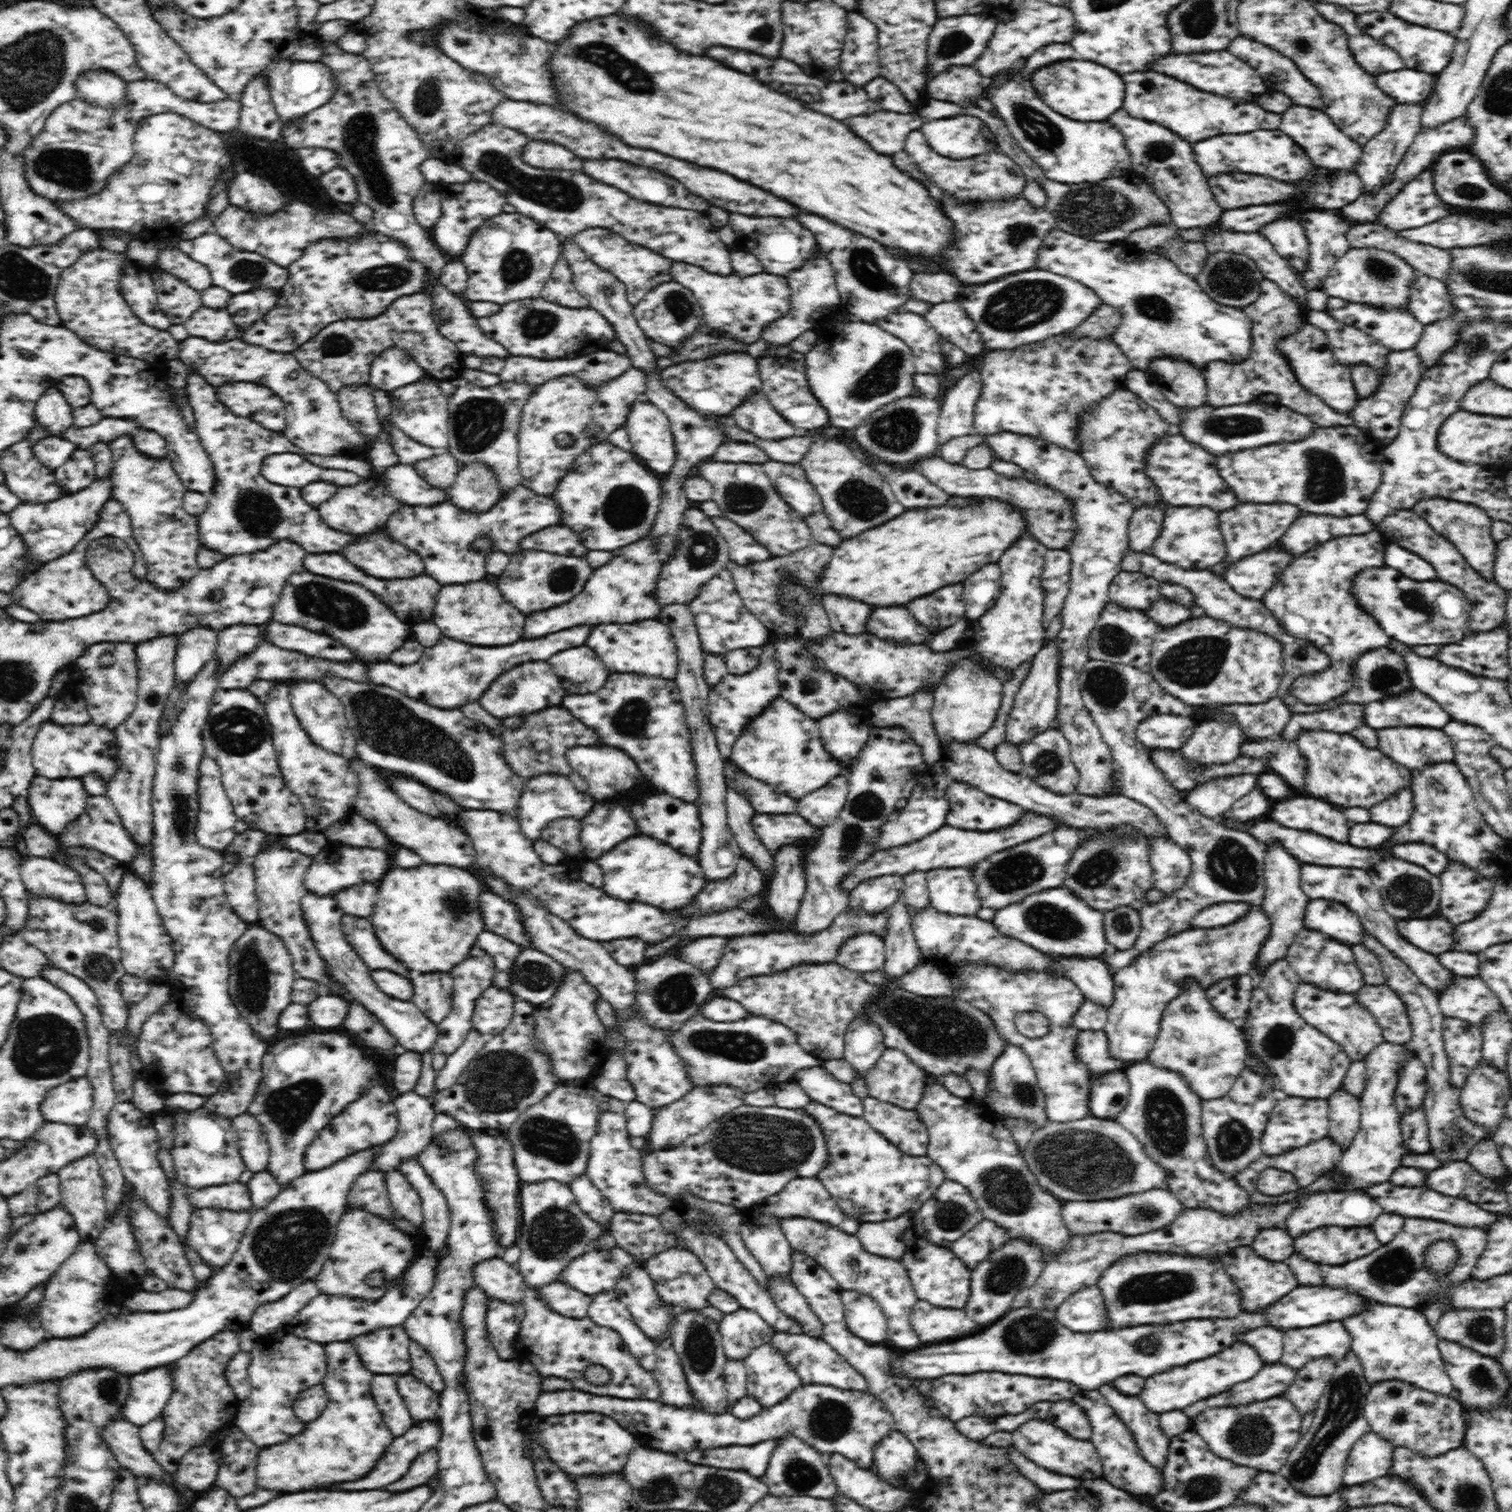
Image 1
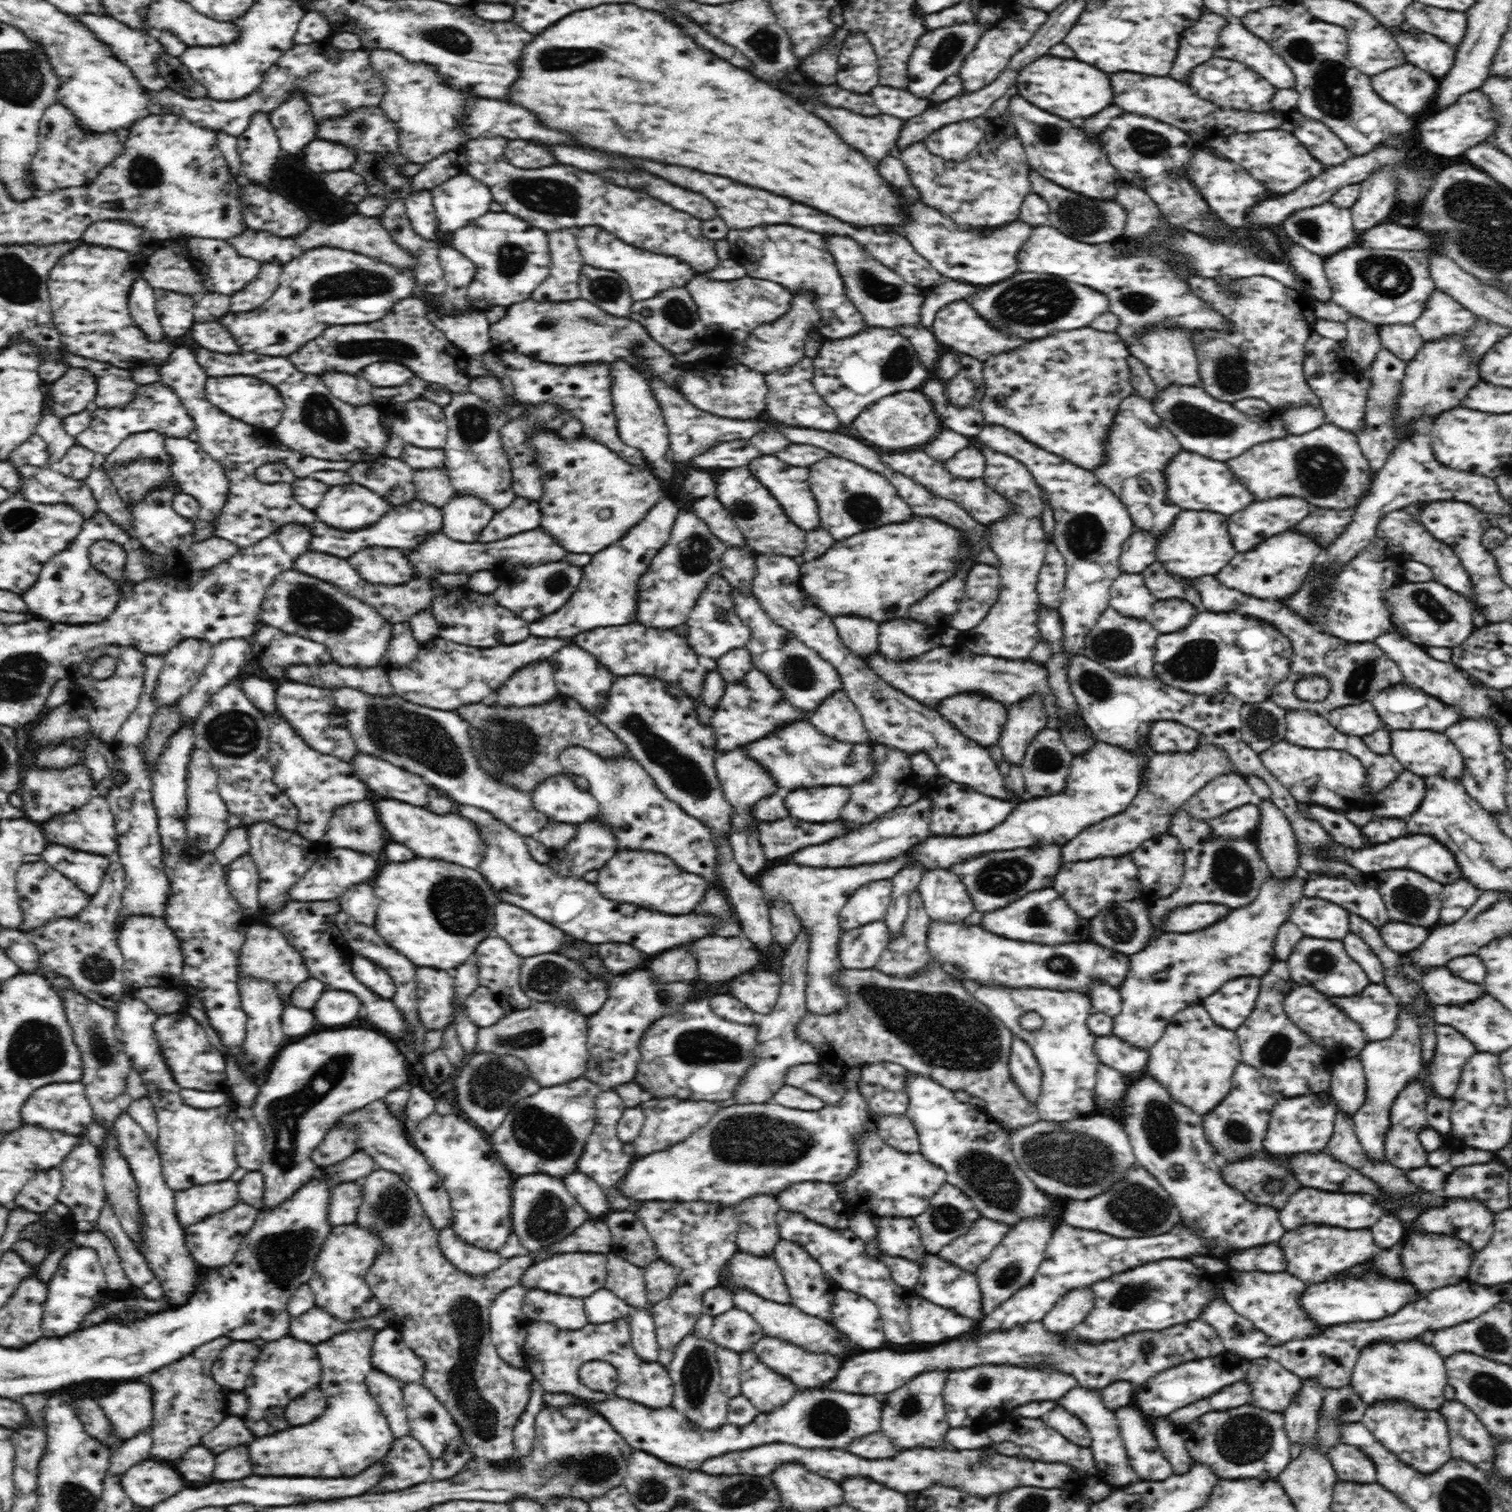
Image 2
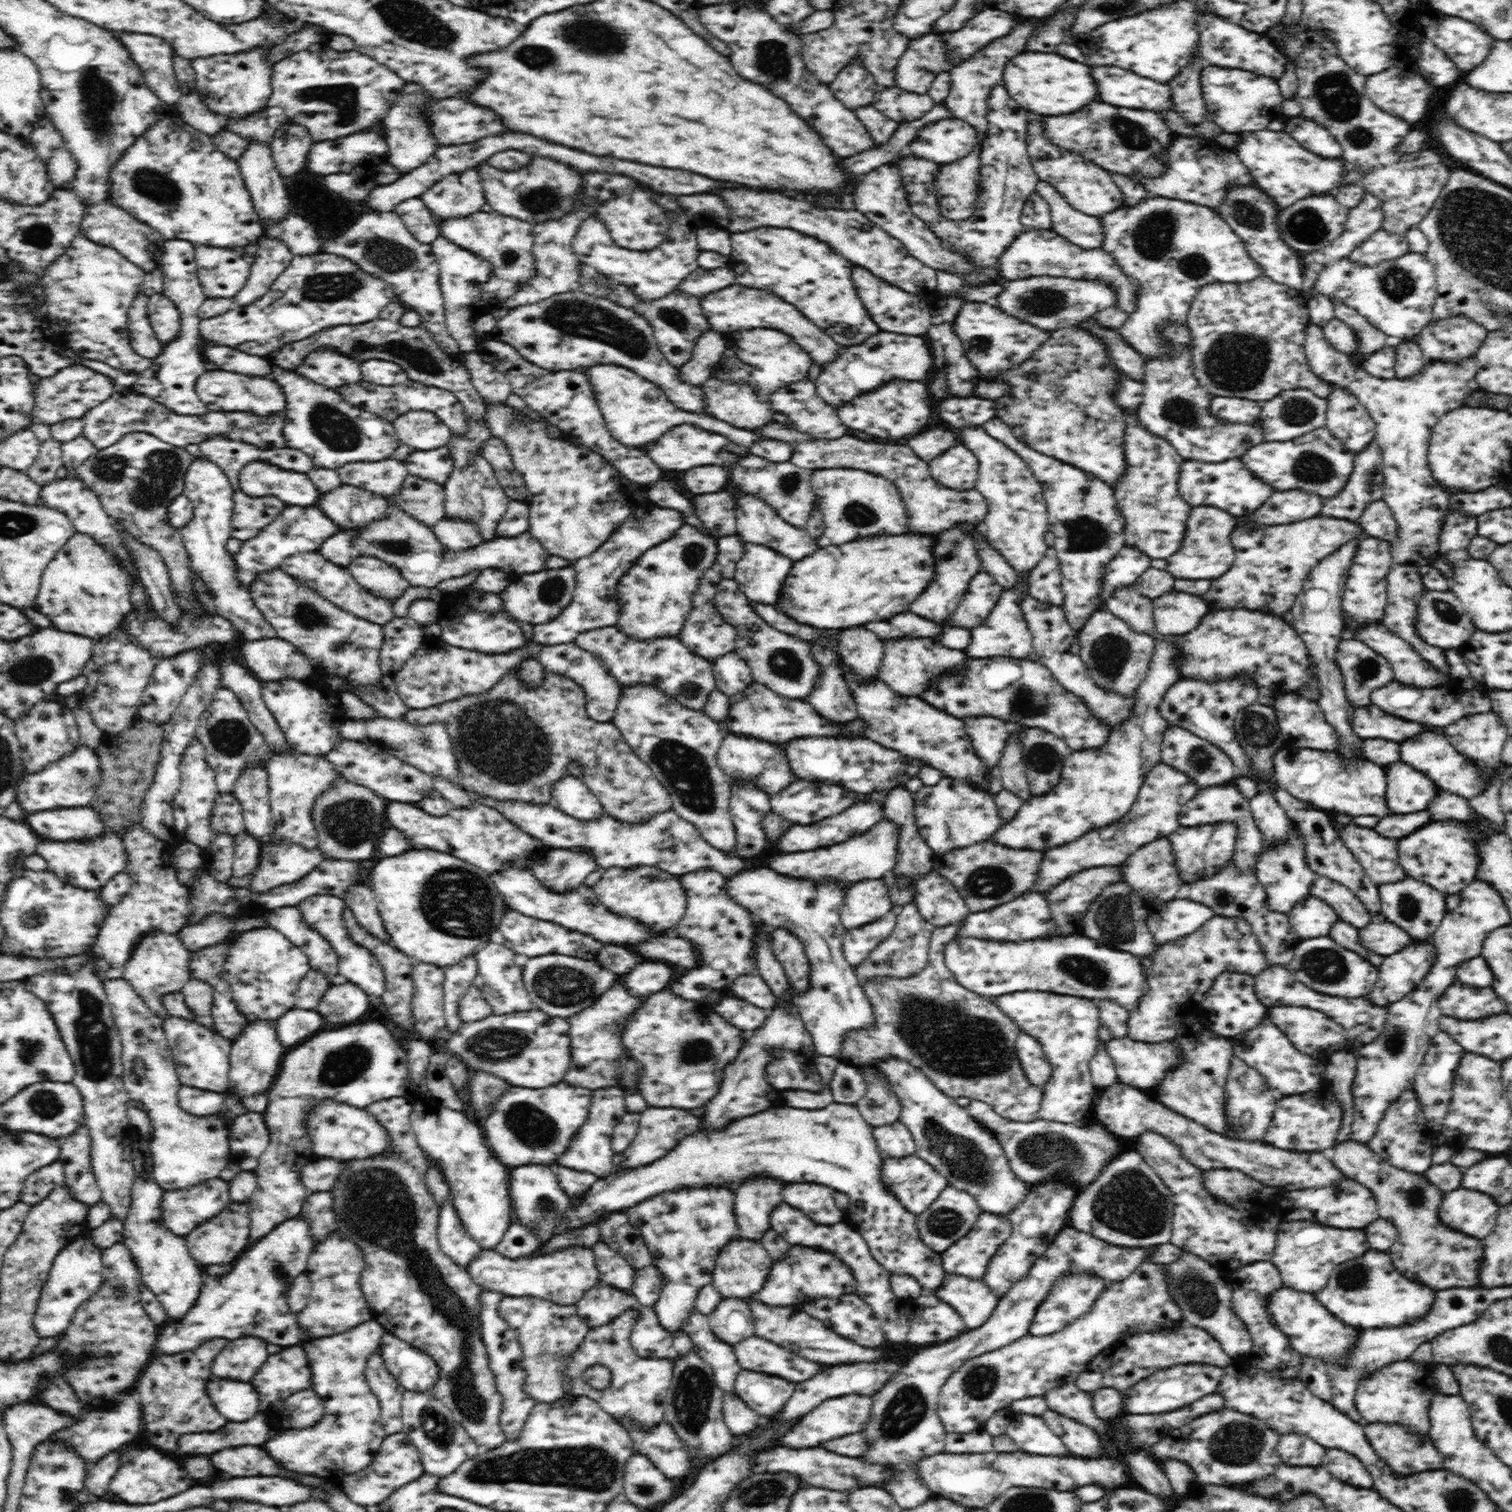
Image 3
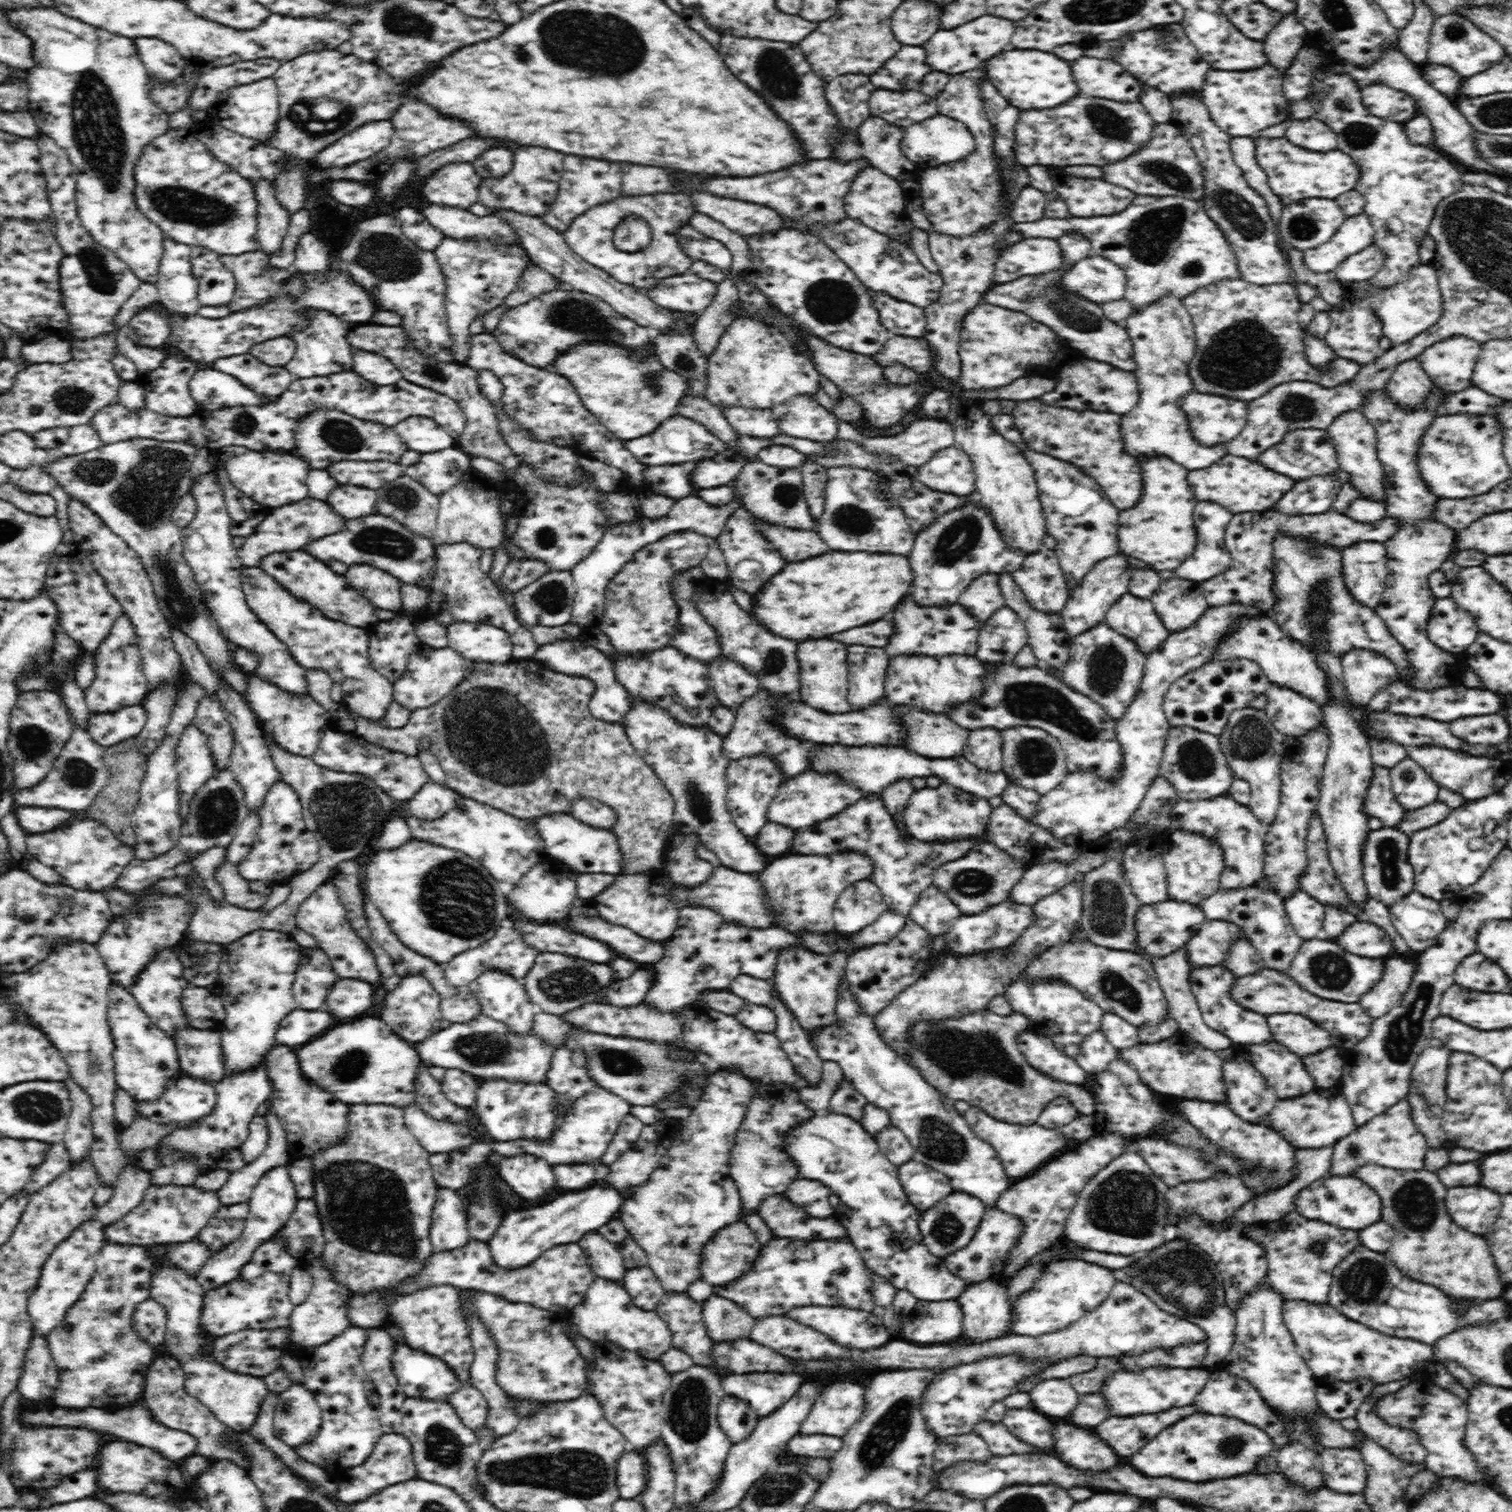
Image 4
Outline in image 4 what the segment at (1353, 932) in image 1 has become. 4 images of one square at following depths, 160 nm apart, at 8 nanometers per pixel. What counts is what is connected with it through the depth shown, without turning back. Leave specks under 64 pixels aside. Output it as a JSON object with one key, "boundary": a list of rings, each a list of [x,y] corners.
{"boundary":[[[1304,891],[1282,898],[1290,924],[1305,941],[1323,937],[1325,906]]]}

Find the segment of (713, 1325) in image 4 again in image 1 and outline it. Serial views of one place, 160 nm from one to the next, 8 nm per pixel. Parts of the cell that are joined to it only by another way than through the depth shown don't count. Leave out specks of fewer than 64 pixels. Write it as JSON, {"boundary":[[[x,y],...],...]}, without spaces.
{"boundary":[[[744,1308],[725,1314],[719,1326],[725,1355],[732,1360],[744,1360],[751,1350],[769,1343],[775,1333],[758,1313]]]}

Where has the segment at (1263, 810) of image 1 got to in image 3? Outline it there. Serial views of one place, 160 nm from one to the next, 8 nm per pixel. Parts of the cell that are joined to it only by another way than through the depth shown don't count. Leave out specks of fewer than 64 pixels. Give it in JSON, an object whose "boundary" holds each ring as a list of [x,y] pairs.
{"boundary":[[[1233,822],[1198,825],[1197,827],[1180,825],[1180,828],[1177,828],[1176,832],[1172,832],[1167,838],[1172,843],[1175,865],[1182,882],[1192,884],[1200,878],[1220,872],[1220,868],[1224,868],[1230,862],[1234,851],[1236,851],[1238,830]]]}

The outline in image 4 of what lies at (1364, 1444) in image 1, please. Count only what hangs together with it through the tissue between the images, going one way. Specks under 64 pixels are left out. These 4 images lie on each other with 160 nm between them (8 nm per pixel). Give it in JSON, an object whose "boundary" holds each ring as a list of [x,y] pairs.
{"boundary":[[[1322,1448],[1323,1484],[1340,1494],[1358,1494],[1366,1486],[1367,1470],[1358,1448]]]}

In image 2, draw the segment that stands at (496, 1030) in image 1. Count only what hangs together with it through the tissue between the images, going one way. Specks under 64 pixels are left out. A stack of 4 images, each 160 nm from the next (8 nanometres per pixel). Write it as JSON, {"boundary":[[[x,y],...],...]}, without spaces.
{"boundary":[[[484,986],[476,987],[476,990],[466,997],[464,1007],[466,1016],[479,1027],[495,1025],[506,1015],[491,990]]]}

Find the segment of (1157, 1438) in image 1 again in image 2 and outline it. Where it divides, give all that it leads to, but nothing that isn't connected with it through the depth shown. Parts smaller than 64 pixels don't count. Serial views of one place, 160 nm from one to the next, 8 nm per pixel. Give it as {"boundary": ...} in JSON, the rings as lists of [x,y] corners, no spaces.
{"boundary":[[[1134,1406],[1120,1408],[1116,1412],[1120,1424],[1120,1436],[1126,1444],[1129,1465],[1144,1481],[1162,1481],[1170,1478],[1173,1470],[1169,1460],[1164,1458],[1154,1438],[1152,1422]]]}

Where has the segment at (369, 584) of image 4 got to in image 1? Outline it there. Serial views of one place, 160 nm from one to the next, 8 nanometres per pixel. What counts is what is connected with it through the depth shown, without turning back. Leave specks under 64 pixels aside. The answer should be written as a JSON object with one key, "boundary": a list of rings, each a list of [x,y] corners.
{"boundary":[[[370,534],[342,550],[352,564],[374,578],[414,578],[425,573],[422,557],[417,552],[392,542],[386,534]]]}

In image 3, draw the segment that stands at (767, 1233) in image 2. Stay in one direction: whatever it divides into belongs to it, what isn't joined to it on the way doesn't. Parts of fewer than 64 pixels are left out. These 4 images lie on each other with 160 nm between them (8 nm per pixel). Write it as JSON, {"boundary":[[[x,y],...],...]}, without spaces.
{"boundary":[[[750,1178],[746,1180],[738,1190],[736,1190],[736,1204],[734,1204],[734,1214],[738,1223],[740,1237],[756,1239],[760,1241],[766,1230],[771,1228],[770,1212],[774,1210],[776,1204],[782,1202],[782,1188],[784,1184],[774,1178]]]}

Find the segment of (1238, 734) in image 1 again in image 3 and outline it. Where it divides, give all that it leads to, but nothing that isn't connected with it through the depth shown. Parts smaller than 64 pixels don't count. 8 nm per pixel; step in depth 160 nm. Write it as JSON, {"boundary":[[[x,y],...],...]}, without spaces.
{"boundary":[[[1158,762],[1153,770],[1146,775],[1144,785],[1139,791],[1137,801],[1134,802],[1129,814],[1119,818],[1112,824],[1102,826],[1090,833],[1084,834],[1075,842],[1048,849],[1043,852],[1042,864],[1038,880],[1035,880],[1029,892],[1049,893],[1052,887],[1066,880],[1068,876],[1076,874],[1086,868],[1096,866],[1119,866],[1132,853],[1154,840],[1168,837],[1180,828],[1179,816],[1182,806],[1198,793],[1198,786],[1194,779],[1163,762]]]}

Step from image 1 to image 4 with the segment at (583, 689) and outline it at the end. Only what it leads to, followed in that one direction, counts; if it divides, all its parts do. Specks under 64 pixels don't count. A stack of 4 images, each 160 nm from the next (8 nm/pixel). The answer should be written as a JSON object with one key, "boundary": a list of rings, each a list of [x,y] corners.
{"boundary":[[[580,638],[558,640],[558,642],[539,646],[534,658],[548,664],[548,668],[553,671],[594,681],[596,690],[592,694],[592,698],[590,698],[589,711],[598,720],[609,723],[622,723],[622,718],[628,714],[633,698],[622,686],[622,683],[616,679],[612,659],[596,647],[585,644]]]}

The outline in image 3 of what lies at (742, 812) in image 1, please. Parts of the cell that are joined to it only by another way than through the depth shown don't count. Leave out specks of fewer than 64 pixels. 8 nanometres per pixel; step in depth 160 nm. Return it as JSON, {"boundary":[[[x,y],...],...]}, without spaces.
{"boundary":[[[726,732],[718,749],[716,762],[729,776],[732,784],[734,782],[752,784],[761,792],[766,792],[770,796],[782,792],[784,788],[790,786],[797,779],[788,759],[786,759],[784,749],[779,744],[762,741],[762,739],[748,735]]]}

